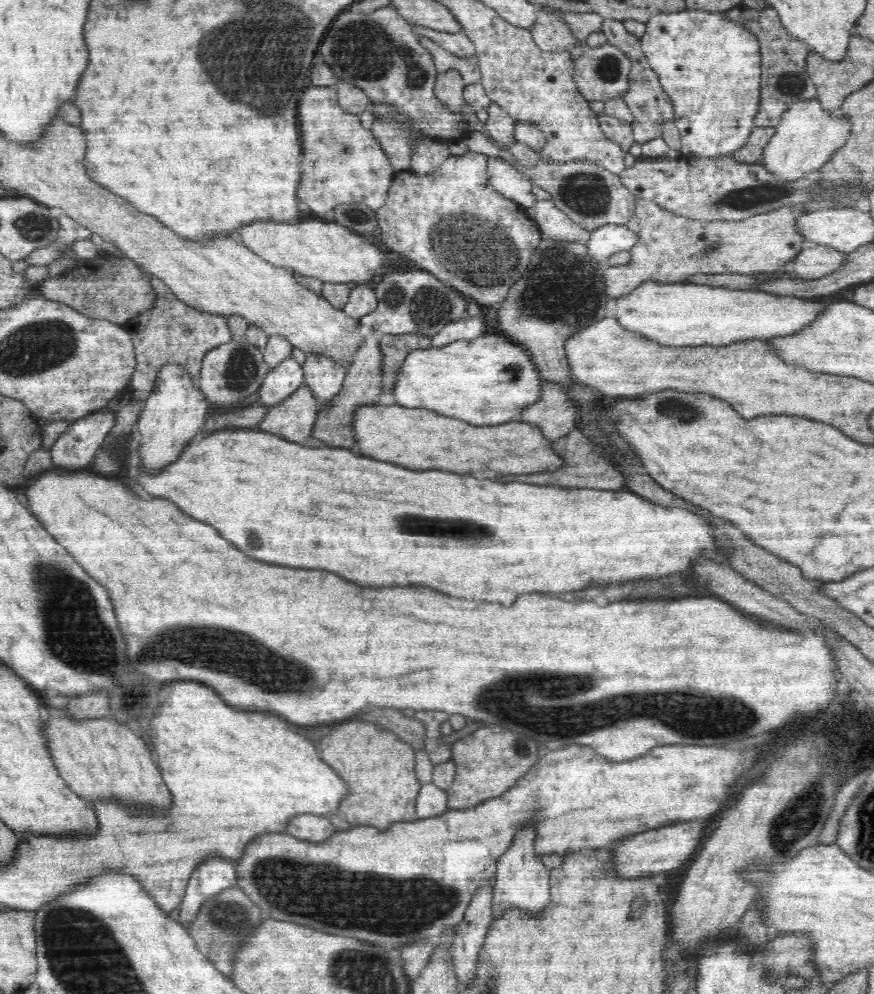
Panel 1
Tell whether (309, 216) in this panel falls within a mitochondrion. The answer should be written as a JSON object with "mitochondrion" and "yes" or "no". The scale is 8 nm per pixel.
{"mitochondrion":"no"}

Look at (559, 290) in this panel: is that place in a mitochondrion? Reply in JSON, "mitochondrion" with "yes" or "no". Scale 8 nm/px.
{"mitochondrion":"yes"}

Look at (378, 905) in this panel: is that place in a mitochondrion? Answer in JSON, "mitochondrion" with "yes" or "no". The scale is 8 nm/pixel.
{"mitochondrion":"yes"}

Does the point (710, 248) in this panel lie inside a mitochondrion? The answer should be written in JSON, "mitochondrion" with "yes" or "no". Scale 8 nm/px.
{"mitochondrion":"yes"}

